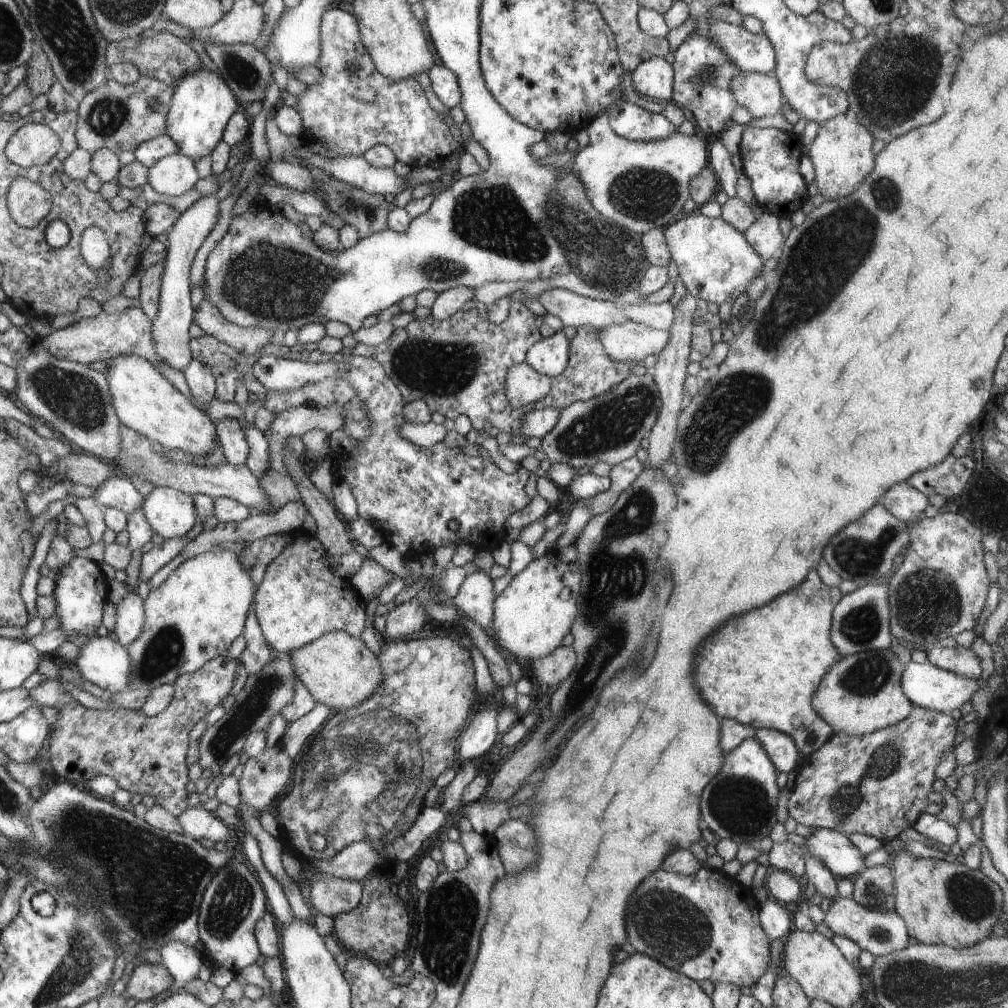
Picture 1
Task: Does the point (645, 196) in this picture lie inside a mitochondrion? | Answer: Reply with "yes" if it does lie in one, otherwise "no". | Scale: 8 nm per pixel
yes

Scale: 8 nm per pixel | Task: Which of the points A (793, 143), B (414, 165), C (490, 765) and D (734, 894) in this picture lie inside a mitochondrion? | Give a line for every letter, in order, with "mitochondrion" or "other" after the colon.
A: other
B: other
C: other
D: other

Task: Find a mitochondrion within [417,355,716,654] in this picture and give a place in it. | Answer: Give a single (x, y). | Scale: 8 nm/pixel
(611, 425)

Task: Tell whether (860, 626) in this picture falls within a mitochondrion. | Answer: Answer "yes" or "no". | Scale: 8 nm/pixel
yes

